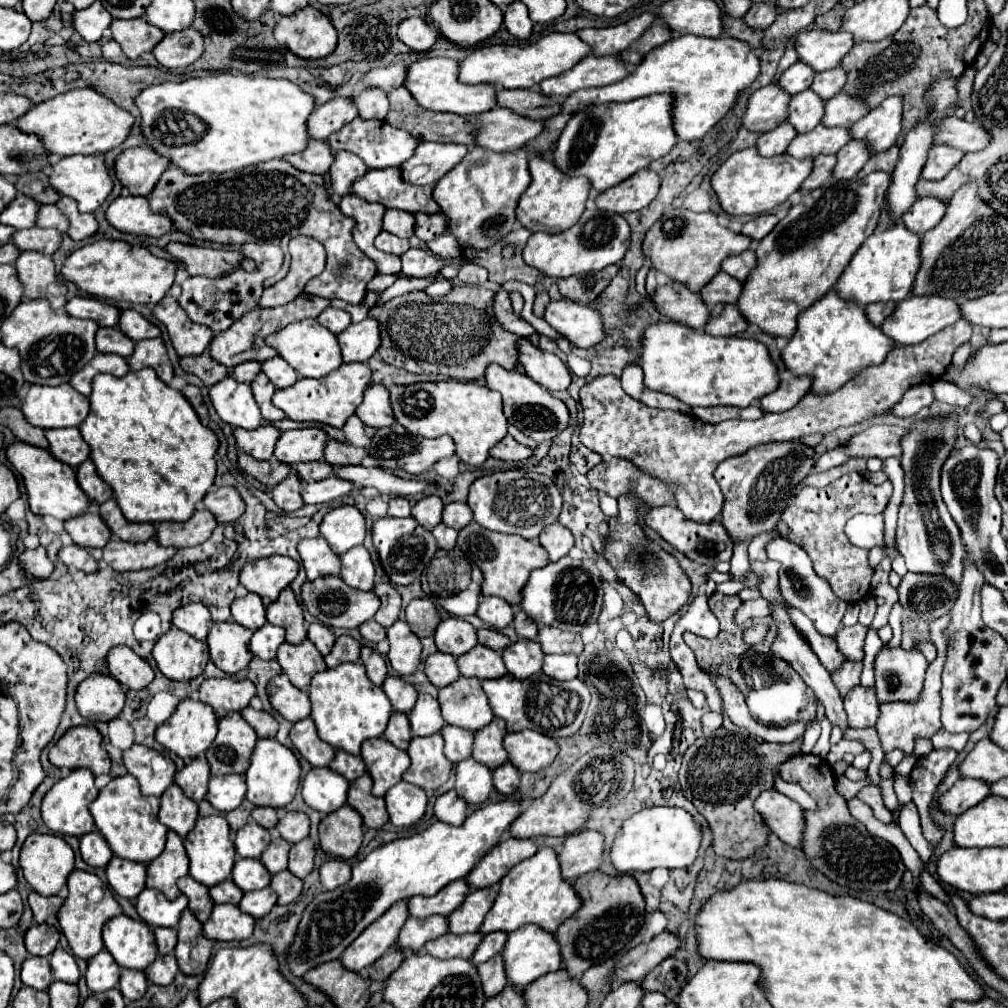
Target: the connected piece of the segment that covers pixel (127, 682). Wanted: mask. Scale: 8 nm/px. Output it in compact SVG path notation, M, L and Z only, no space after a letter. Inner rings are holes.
M113 646L107 652L105 662L109 674L125 690L143 690L153 680L151 666L127 646Z

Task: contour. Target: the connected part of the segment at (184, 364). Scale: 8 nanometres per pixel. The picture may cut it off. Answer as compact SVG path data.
M209 354L181 358L181 368L185 368L185 372L199 376L205 382L205 386L209 386L209 388L227 376L227 368L219 362L215 362Z

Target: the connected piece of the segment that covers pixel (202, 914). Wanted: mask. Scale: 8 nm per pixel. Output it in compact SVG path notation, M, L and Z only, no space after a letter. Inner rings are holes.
M191 876L179 878L177 886L189 898L189 910L195 914L195 918L199 922L205 922L213 910L213 902L209 898L209 888L195 882Z

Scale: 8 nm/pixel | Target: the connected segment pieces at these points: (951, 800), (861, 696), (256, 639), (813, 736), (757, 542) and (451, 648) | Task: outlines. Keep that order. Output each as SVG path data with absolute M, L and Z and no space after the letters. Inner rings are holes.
M961 778L953 784L953 788L939 798L941 810L949 814L963 814L965 810L973 808L981 800L985 800L991 794L991 786L983 780L971 780L971 778Z
M859 684L851 688L851 692L847 692L845 696L845 710L849 716L851 728L875 726L879 718L879 700L877 700L875 686L865 688Z
M265 624L263 628L253 632L249 650L253 652L253 656L259 656L263 660L271 660L277 654L277 648L285 642L285 628L281 626L271 626Z
M819 704L819 706L817 706L817 716L815 716L815 720L813 720L813 724L815 725L809 726L804 733L802 753L811 753L815 743L820 737L821 720L823 720L823 718L825 718L825 710L823 710L823 706Z
M771 532L769 534L759 534L751 540L751 544L749 544L749 560L751 562L765 562L767 560L767 556L763 554L767 540L771 540Z
M447 618L435 630L435 644L439 652L461 656L467 654L477 644L475 628L463 618Z

